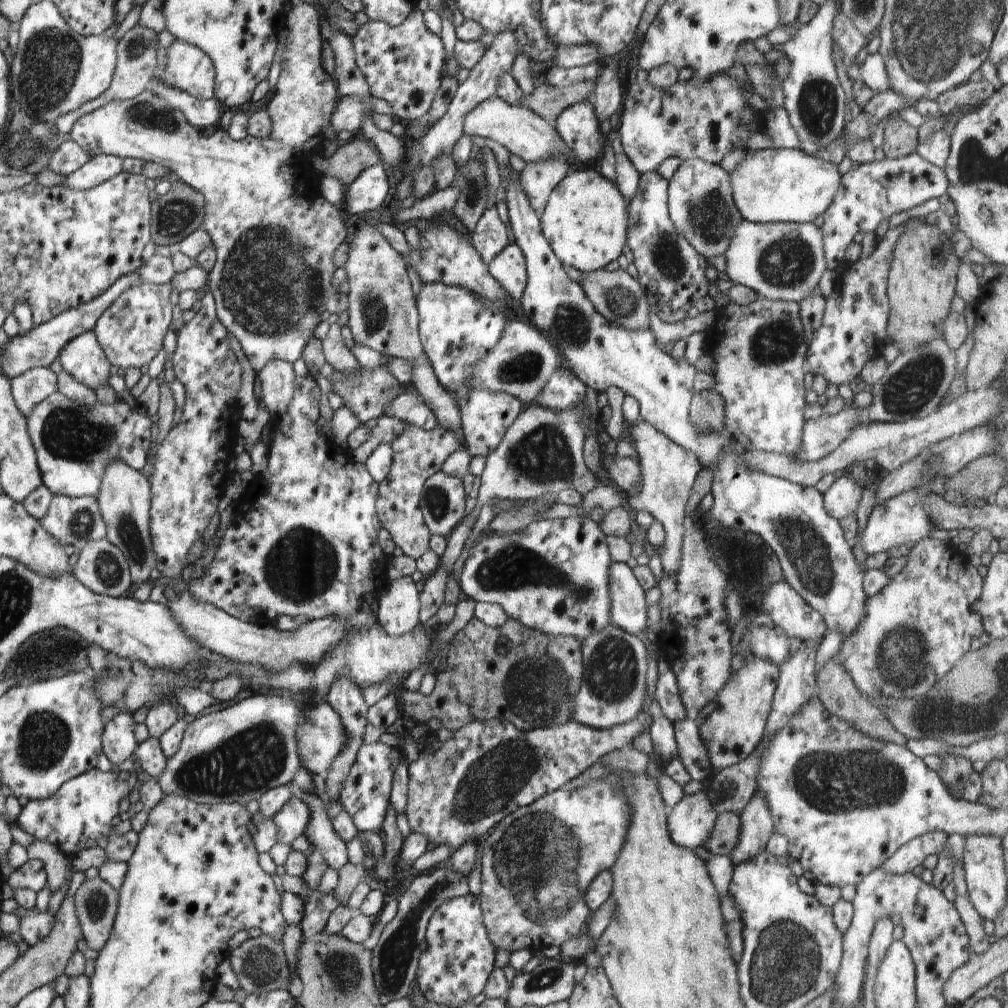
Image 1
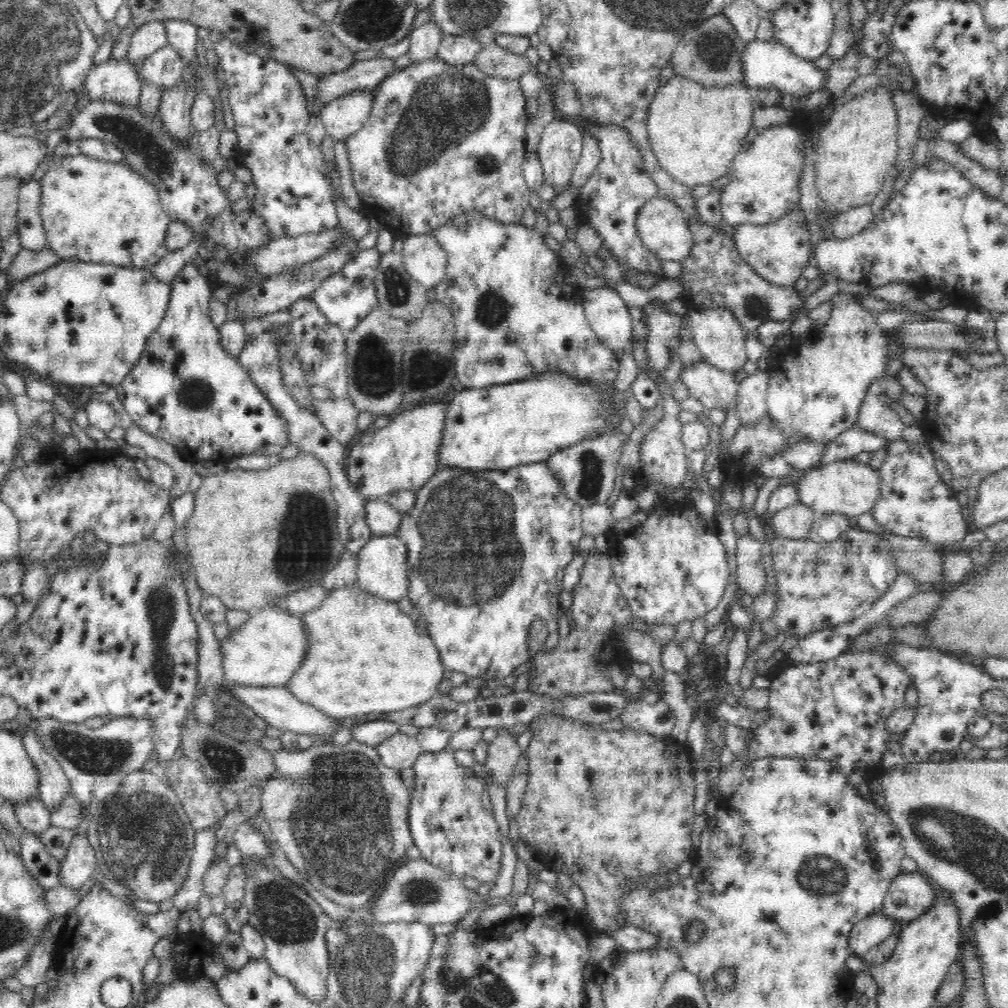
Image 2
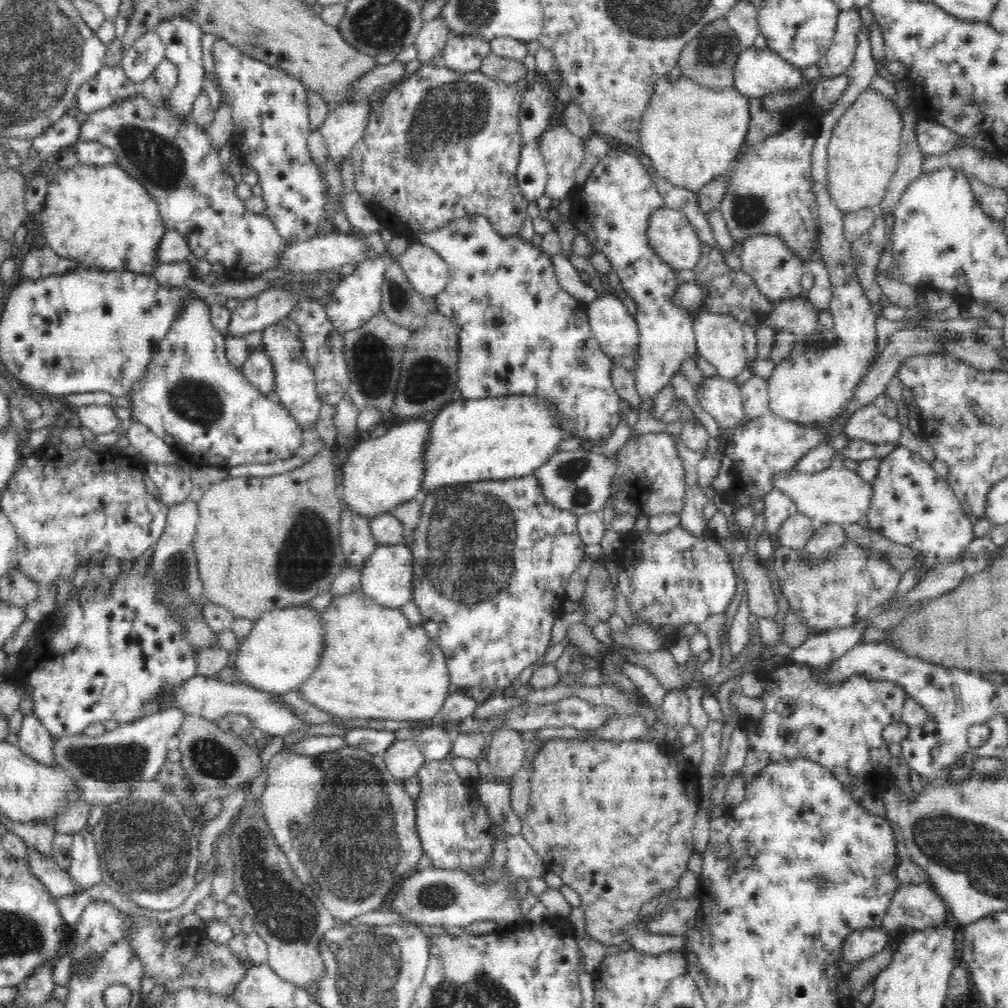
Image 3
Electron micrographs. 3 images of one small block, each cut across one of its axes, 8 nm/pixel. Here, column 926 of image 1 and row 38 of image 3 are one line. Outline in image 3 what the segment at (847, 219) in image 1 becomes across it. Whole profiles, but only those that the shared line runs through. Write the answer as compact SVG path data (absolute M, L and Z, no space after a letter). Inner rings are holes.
M174 16L174 18L162 21L155 27L155 31L164 42L165 57L178 67L177 86L172 88L171 91L165 92L165 98L169 102L167 106L176 118L189 118L193 102L198 94L203 91L202 84L204 84L205 70L202 65L203 50L200 39L204 32L196 23L192 23L191 20L181 16Z

